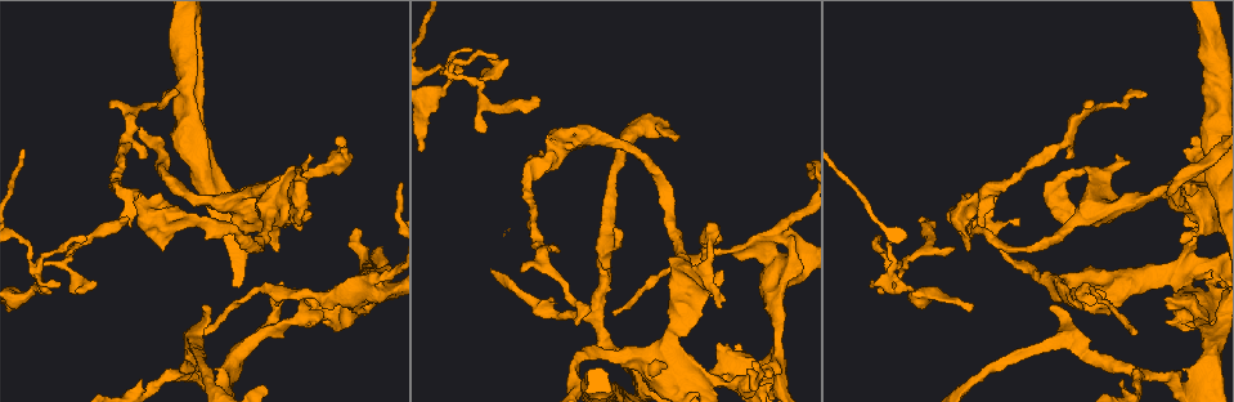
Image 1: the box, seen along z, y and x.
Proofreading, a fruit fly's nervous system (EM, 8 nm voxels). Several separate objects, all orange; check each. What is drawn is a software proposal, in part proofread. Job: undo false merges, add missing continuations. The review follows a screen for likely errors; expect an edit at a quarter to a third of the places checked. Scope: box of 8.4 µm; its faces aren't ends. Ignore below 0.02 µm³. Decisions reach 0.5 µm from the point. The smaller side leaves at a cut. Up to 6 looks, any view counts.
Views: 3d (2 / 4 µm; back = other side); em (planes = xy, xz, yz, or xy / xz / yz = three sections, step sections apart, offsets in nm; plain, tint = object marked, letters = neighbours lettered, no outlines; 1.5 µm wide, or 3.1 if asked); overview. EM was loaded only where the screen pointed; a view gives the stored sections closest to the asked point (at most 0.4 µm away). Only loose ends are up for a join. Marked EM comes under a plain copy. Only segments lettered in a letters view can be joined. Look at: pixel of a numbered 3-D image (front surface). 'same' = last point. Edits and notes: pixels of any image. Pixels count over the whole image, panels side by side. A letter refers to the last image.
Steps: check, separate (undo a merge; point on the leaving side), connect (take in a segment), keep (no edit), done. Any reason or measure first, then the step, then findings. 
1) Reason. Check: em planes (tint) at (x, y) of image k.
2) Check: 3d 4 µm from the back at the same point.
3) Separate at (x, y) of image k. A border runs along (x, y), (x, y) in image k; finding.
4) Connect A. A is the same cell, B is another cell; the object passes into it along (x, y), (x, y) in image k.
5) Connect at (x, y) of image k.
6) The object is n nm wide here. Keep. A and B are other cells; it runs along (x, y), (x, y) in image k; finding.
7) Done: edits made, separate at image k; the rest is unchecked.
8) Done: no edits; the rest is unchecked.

An open end. Check: em xz step 8 (letters) at (523, 271) of image 1.

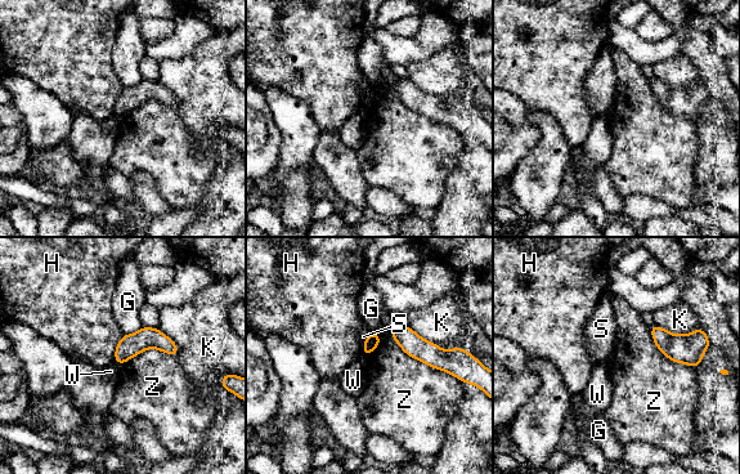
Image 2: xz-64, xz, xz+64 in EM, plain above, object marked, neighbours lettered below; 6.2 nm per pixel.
Keep. G, H, K, S, W and Z are other cells; a border runs along (390, 331), (409, 356), (456, 378) in image 2; none of them fits.

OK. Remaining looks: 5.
Free end. Check: em xz step 4 (tint) at (917, 219) of image 1.

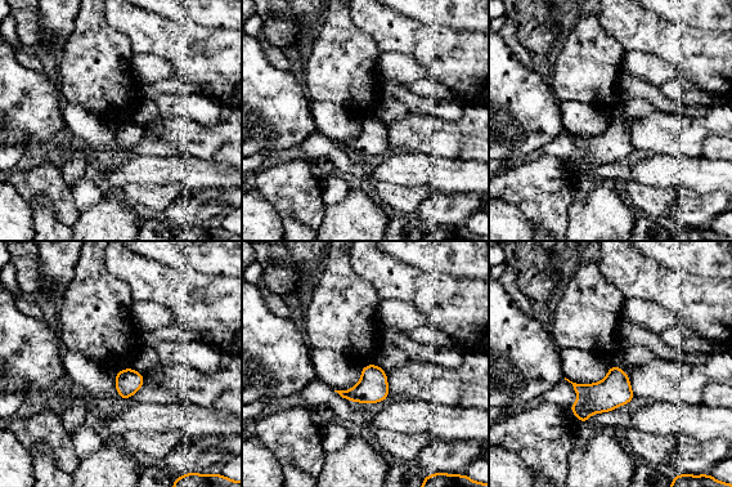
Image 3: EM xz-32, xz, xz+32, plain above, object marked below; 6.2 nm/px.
Cut it another way. Check: em planes (letters) at the same point.

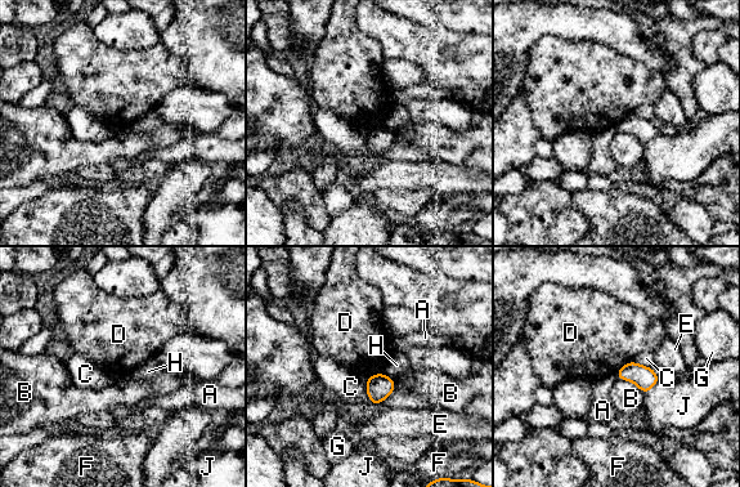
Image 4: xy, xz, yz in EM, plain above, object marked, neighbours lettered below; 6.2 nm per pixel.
The object is 130 nm wide here. Keep. A, B, C, D, E, F, G, H and J are other cells; none of them fits.

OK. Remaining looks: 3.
Four-way junction. Check: 3d 2 µm at (448, 73) of image 1.

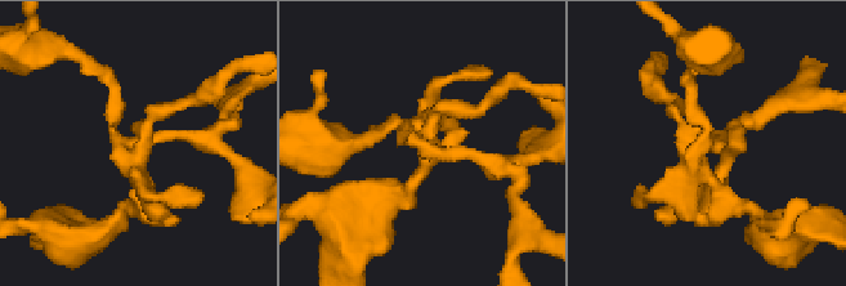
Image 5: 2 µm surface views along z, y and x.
Need the tissue. Check: em planes (tint) at (425, 137) of image 5.

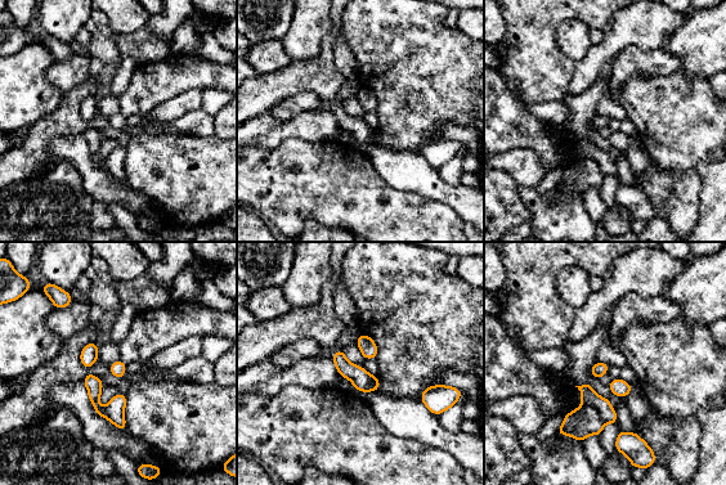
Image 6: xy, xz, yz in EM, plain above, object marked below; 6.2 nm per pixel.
Check: em planes (letters) at the same point.

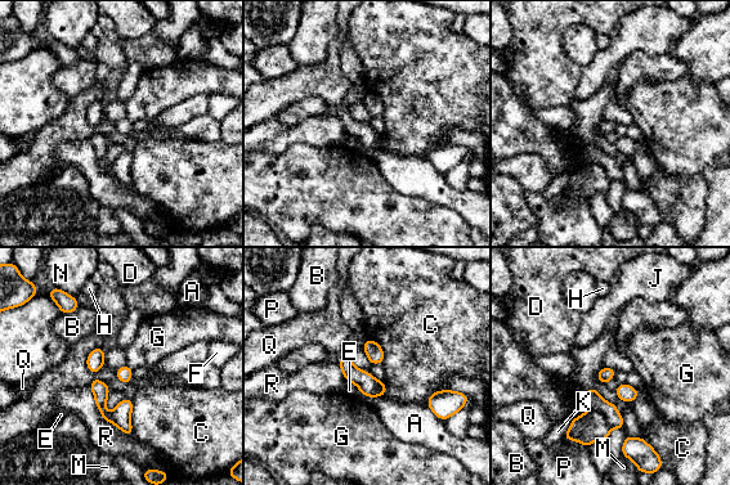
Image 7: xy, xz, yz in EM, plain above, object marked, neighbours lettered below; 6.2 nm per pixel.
The object is 90 nm wide here. Separate at (614, 420) of image 7. A, B, C, D, E, F, G, H, J, K, M, N, P, Q and R are other cells; a border runs along (590, 408), (598, 409), (610, 427) in image 7; a second neuron is stuck on.

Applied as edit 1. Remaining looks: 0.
Done: edits made, separate at image 7; the rest is unchecked.

